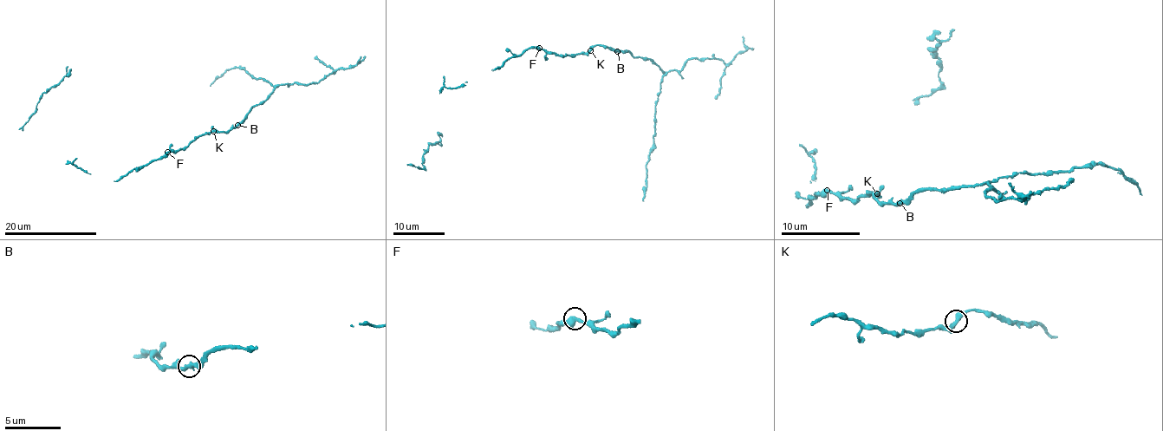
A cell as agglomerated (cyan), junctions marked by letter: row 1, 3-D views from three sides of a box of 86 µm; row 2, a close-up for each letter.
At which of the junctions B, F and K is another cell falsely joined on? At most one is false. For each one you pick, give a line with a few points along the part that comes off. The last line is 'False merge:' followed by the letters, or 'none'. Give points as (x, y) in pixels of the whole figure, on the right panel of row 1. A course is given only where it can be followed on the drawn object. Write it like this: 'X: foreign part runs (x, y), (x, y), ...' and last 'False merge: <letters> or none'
False merge: none

